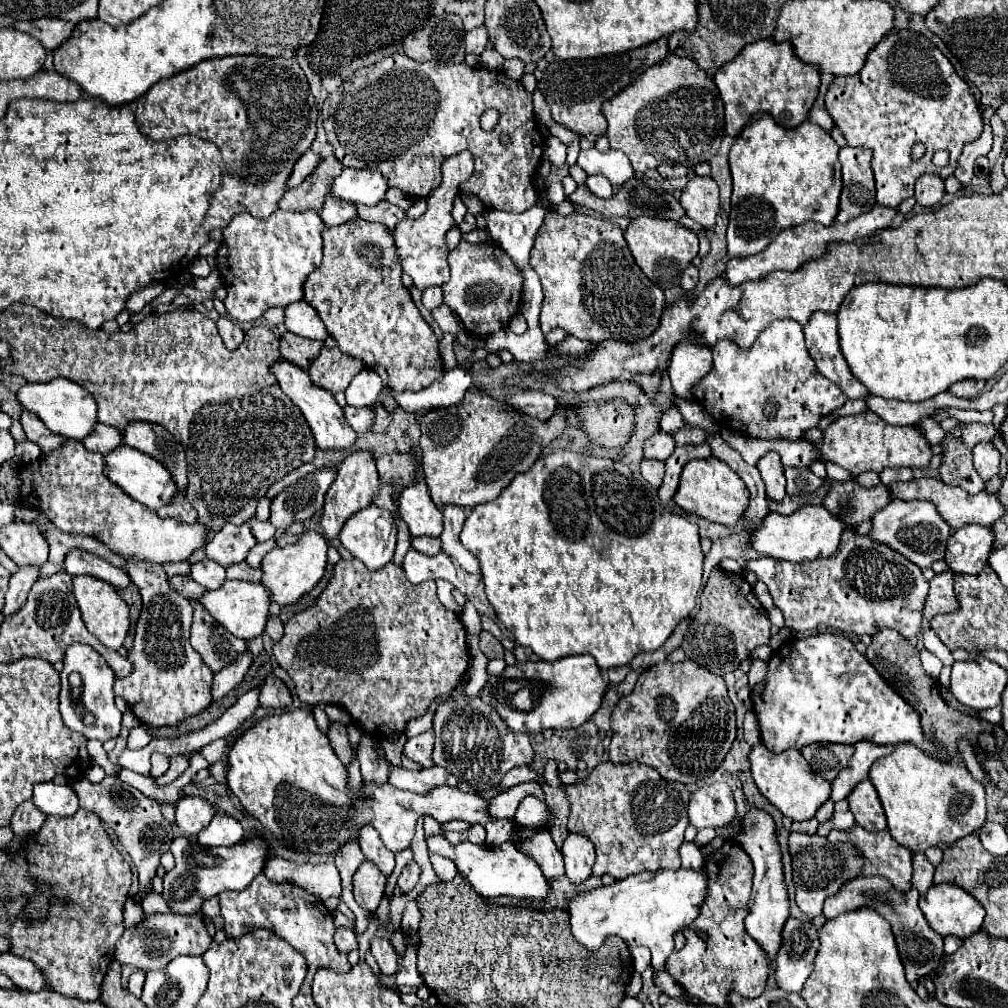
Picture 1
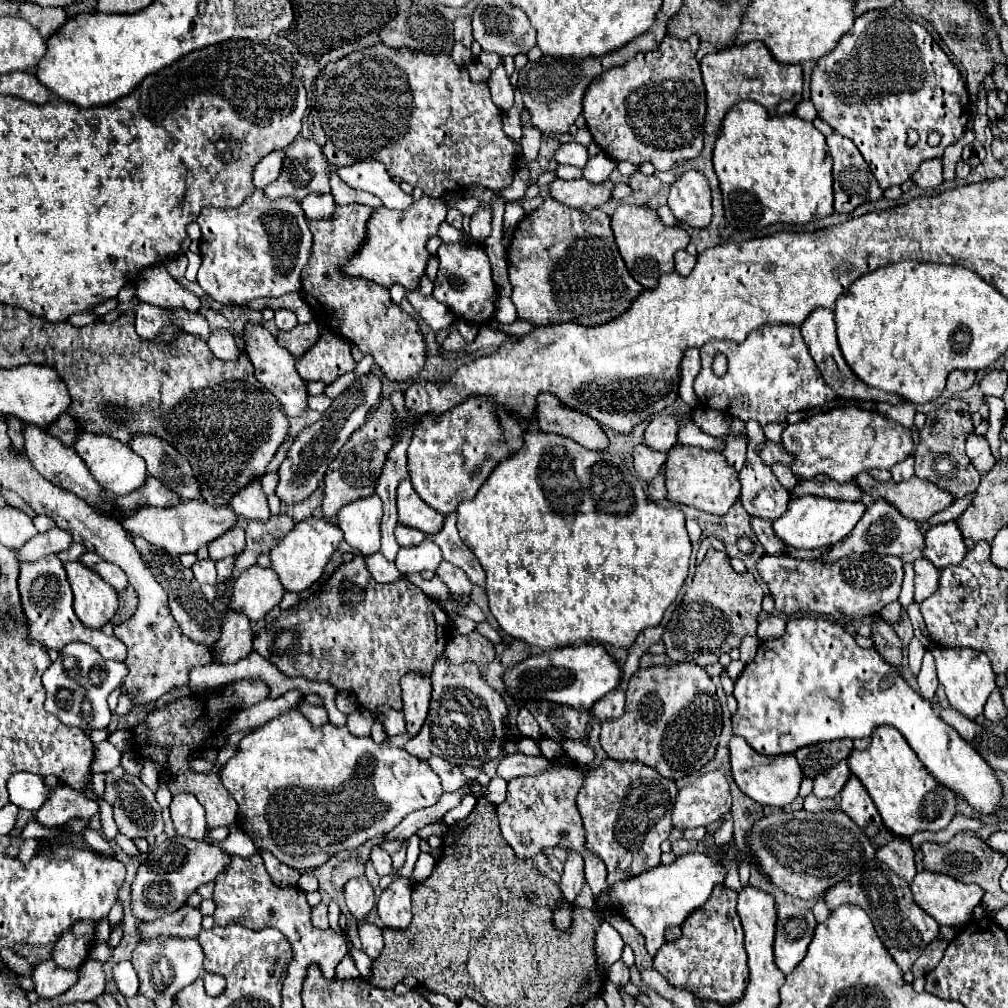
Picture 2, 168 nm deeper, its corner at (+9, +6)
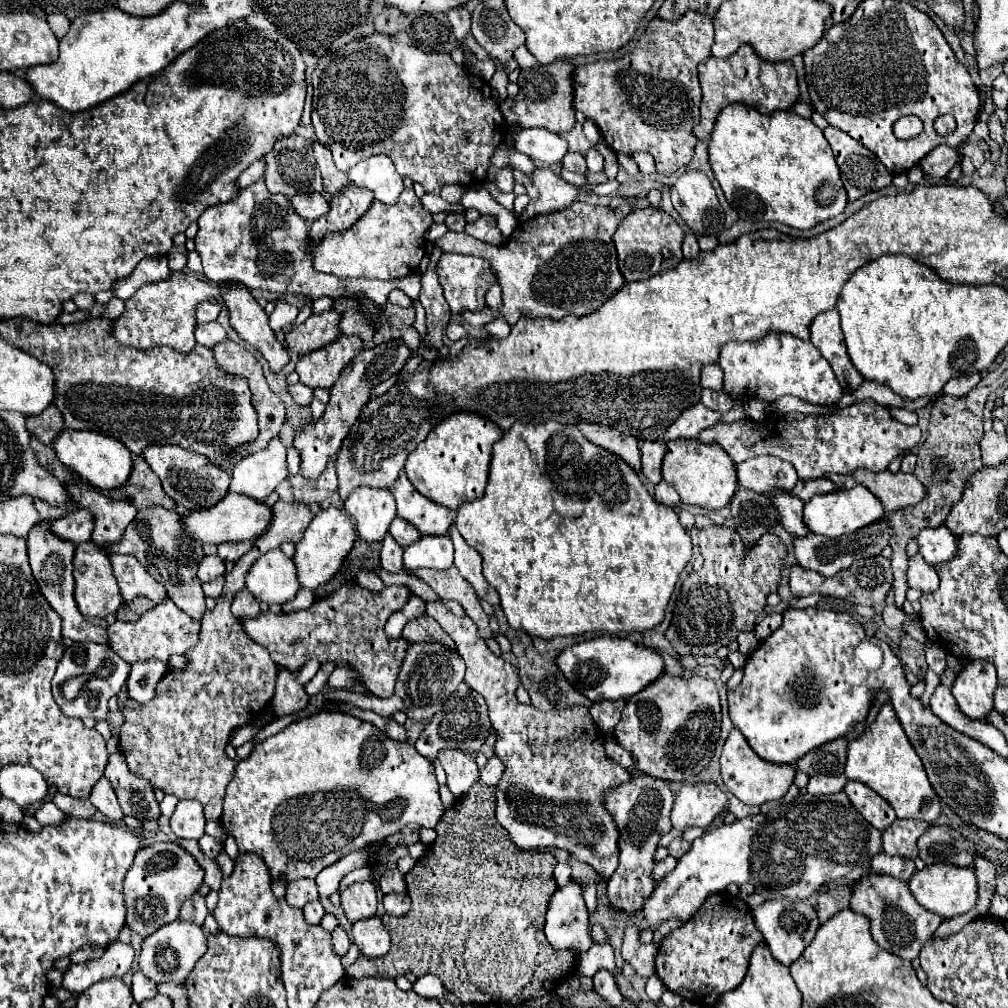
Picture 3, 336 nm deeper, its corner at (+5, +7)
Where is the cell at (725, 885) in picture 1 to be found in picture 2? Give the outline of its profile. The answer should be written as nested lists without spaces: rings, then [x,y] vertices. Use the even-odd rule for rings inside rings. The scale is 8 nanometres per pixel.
[[[718,884],[704,906],[700,906],[682,924],[682,936],[662,944],[654,956],[654,968],[676,988],[692,992],[700,1000],[730,1006],[740,1000],[748,984],[748,966],[744,950],[744,930],[736,912],[738,892]]]

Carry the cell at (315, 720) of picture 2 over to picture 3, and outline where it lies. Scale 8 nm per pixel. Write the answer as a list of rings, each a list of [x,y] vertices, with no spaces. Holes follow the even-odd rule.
[[[280,669],[278,679],[276,679],[276,693],[274,693],[276,715],[298,713],[308,707],[308,701],[310,701],[310,695],[296,681],[296,673],[288,669]]]

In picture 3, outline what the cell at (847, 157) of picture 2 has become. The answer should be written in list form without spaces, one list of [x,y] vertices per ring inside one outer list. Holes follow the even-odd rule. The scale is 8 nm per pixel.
[[[826,127],[824,137],[834,151],[850,203],[862,195],[892,185],[892,173],[888,173],[880,159],[874,153],[870,153],[864,145],[860,145],[836,127]]]

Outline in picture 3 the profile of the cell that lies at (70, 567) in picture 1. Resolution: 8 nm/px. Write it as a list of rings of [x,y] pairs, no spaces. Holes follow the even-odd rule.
[[[110,555],[110,563],[124,601],[132,601],[138,595],[144,595],[158,603],[166,597],[166,589],[156,583],[152,575],[148,575],[148,571],[136,561],[134,555]]]

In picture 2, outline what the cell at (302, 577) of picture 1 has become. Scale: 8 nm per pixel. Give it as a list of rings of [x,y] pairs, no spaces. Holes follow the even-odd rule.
[[[310,516],[302,522],[296,522],[294,530],[282,540],[282,544],[272,548],[270,552],[272,568],[276,570],[280,582],[288,592],[302,592],[322,576],[330,556],[336,552],[340,542],[342,542],[342,530],[336,528],[336,524],[332,524],[324,516]]]

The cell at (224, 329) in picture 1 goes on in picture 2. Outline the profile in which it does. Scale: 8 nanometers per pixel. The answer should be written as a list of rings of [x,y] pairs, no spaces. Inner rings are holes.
[[[214,330],[208,340],[208,348],[218,360],[238,360],[238,348],[228,330]]]

